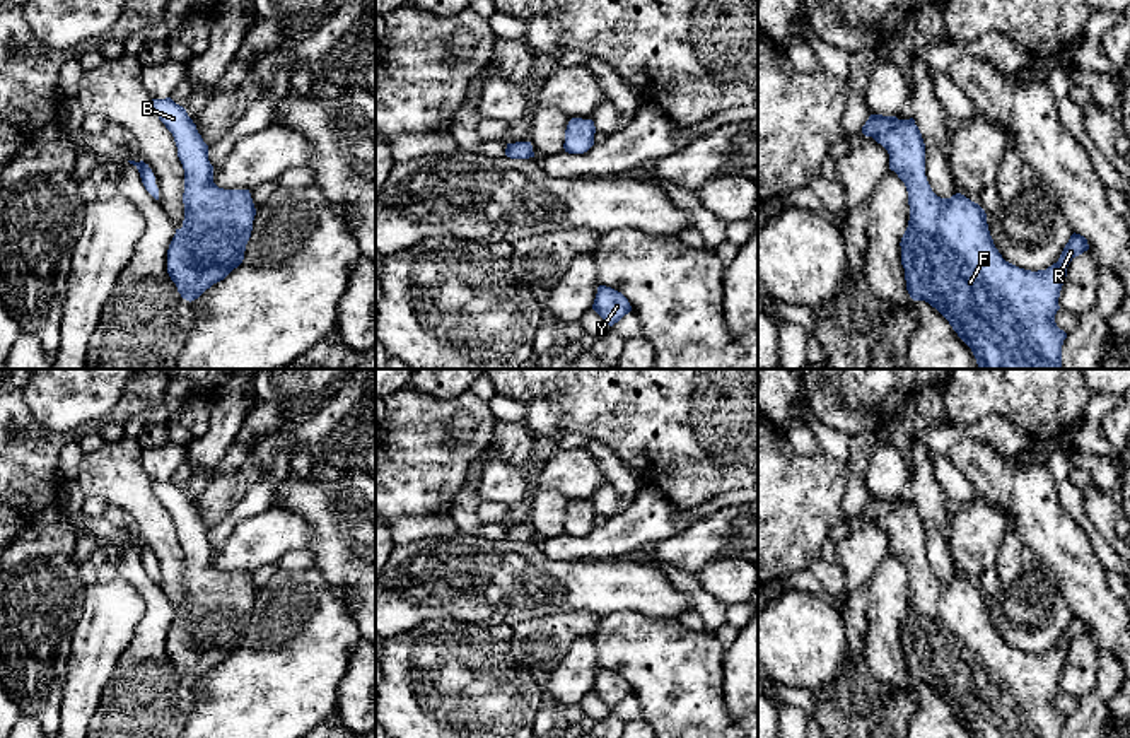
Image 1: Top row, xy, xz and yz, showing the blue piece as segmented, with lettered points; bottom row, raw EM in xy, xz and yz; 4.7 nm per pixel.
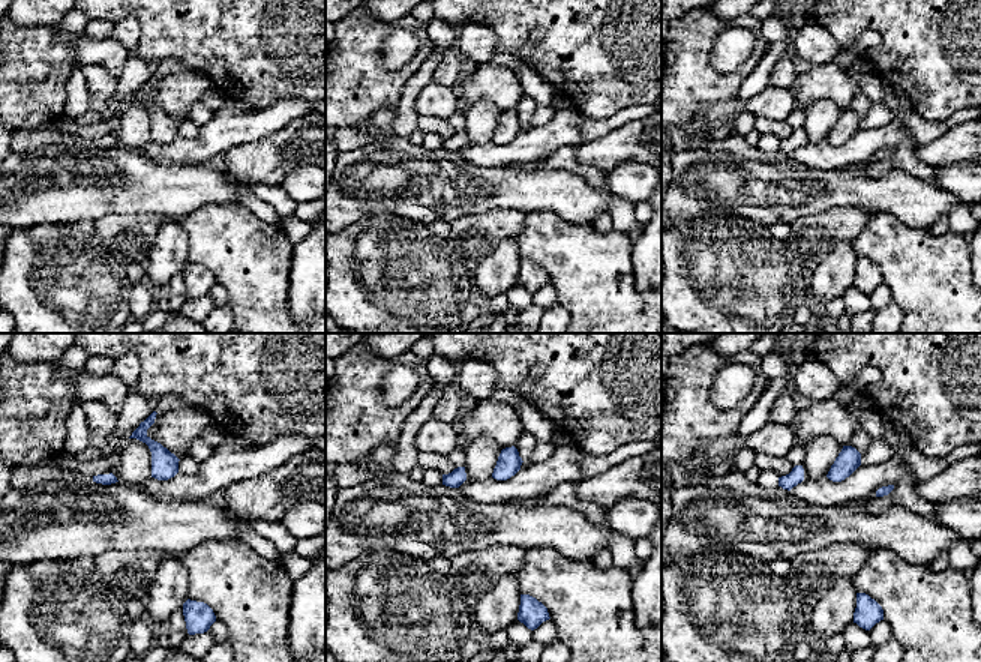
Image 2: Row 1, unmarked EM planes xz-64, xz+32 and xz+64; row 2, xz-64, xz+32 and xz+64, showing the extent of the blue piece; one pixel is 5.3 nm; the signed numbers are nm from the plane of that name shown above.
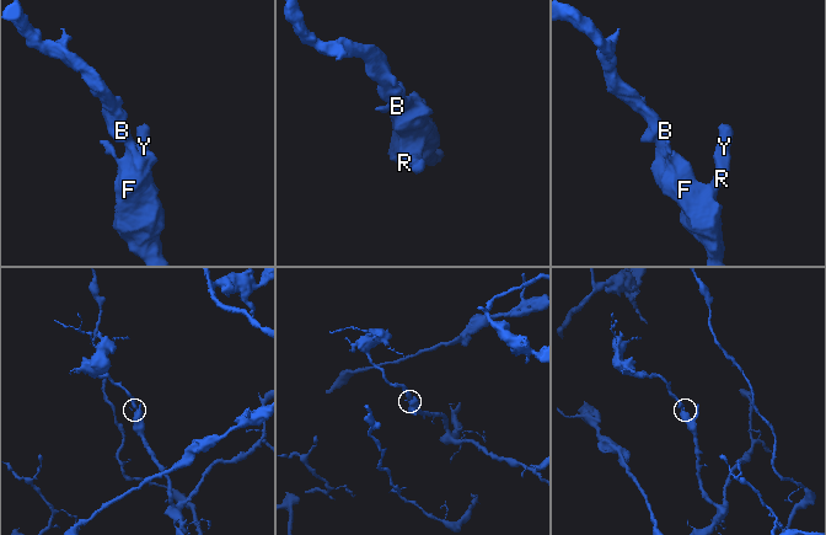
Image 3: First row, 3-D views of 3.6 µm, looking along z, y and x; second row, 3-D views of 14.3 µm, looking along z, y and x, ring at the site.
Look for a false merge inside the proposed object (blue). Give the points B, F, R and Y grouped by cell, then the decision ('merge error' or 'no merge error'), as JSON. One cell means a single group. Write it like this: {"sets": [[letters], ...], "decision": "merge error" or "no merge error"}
{"sets": [["B", "F", "R", "Y"]], "decision": "no merge error"}

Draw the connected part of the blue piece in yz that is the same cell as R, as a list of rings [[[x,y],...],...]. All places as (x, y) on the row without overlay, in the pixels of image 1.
[[[871,497],[862,509],[889,536],[889,552],[898,557],[908,574],[910,603],[901,620],[901,647],[906,673],[913,683],[925,683],[935,690],[952,709],[958,719],[971,731],[973,738],[1062,738],[1067,716],[1055,706],[1060,692],[1058,680],[1067,659],[1069,646],[1089,632],[1087,622],[1072,617],[1057,646],[1046,653],[1024,653],[1002,641],[988,613],[985,593],[961,576],[951,581],[937,579],[925,559],[925,526],[915,502]]]

